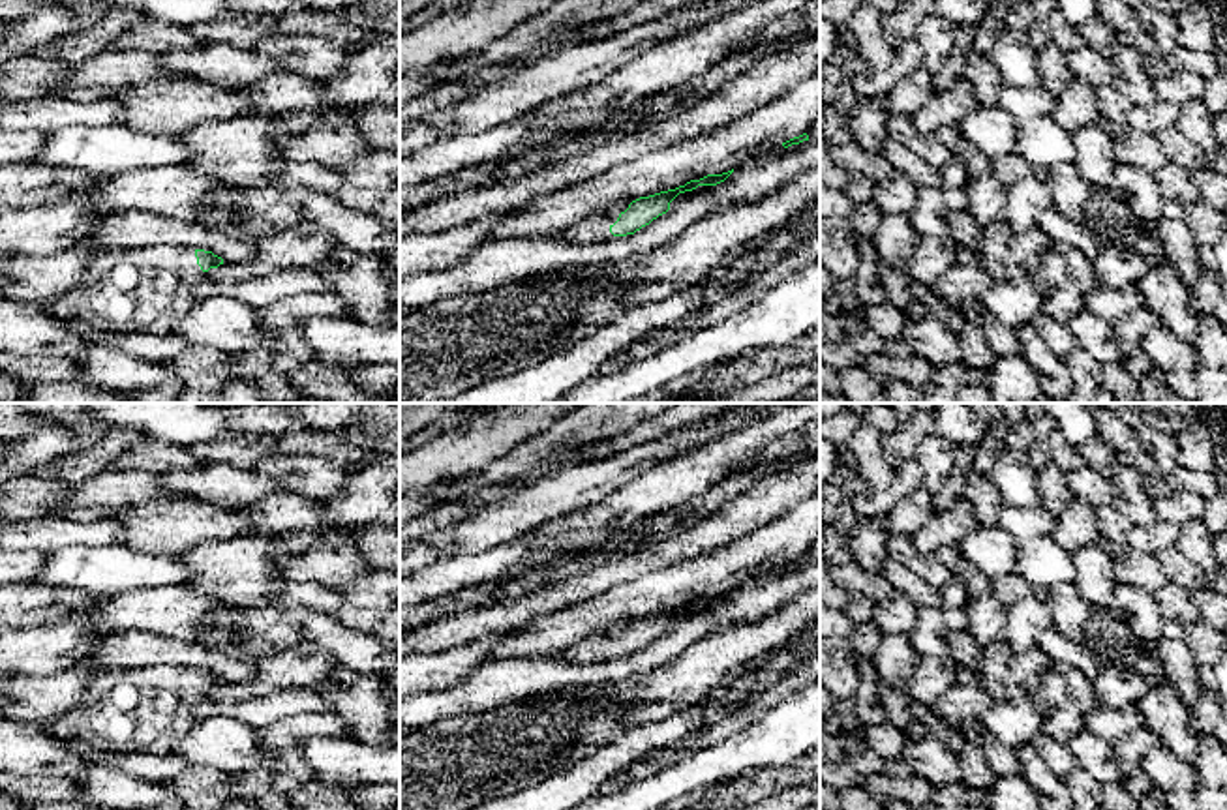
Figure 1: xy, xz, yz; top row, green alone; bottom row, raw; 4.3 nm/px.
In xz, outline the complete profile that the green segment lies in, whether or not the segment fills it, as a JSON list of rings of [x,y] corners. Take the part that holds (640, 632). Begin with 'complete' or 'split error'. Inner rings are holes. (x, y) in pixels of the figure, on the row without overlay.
split error; [[[734,589],[722,594],[707,594],[700,600],[690,600],[675,609],[660,611],[649,617],[630,619],[612,630],[606,630],[600,636],[585,638],[574,647],[559,651],[559,656],[567,662],[591,664],[606,662],[614,656],[634,654],[659,636],[666,634],[670,630],[670,622],[679,613],[692,611],[698,606],[717,606],[724,602],[732,592]]]

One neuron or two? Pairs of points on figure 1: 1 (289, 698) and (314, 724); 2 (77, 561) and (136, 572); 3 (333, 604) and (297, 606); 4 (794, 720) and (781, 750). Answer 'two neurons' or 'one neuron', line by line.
1: two neurons
2: one neuron
3: one neuron
4: one neuron

